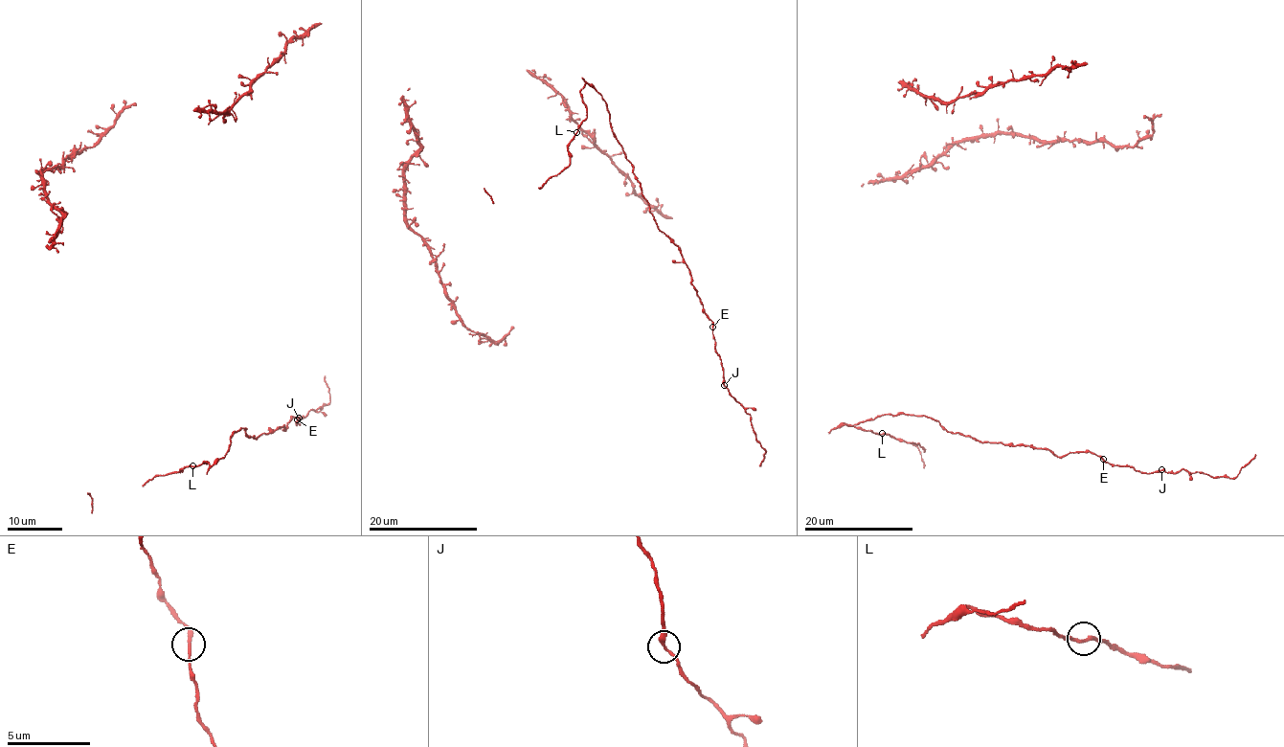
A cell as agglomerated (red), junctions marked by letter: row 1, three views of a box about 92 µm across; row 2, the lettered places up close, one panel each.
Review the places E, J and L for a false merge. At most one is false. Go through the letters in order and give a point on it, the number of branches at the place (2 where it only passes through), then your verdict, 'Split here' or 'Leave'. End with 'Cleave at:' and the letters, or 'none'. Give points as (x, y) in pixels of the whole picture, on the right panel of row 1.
E: Place: (1103, 459). Branches: 2. Leave
J: Place: (1161, 469). Branches: 2. Leave
L: Place: (882, 433). Branches: 2. Leave
Cleave at: none

